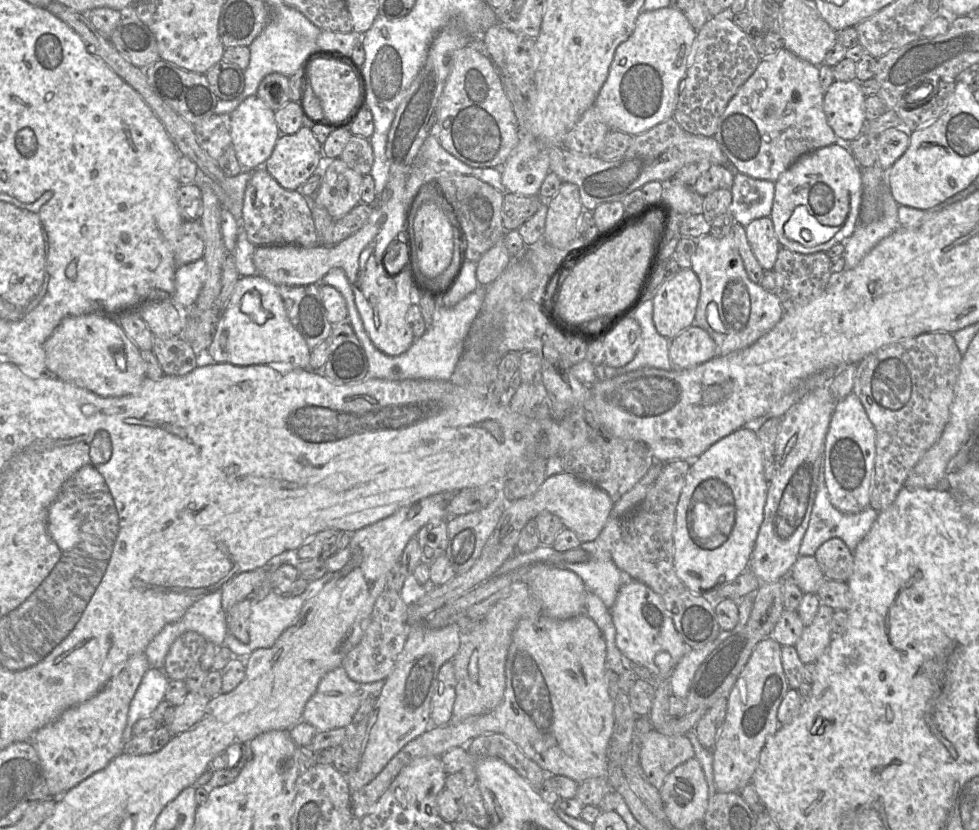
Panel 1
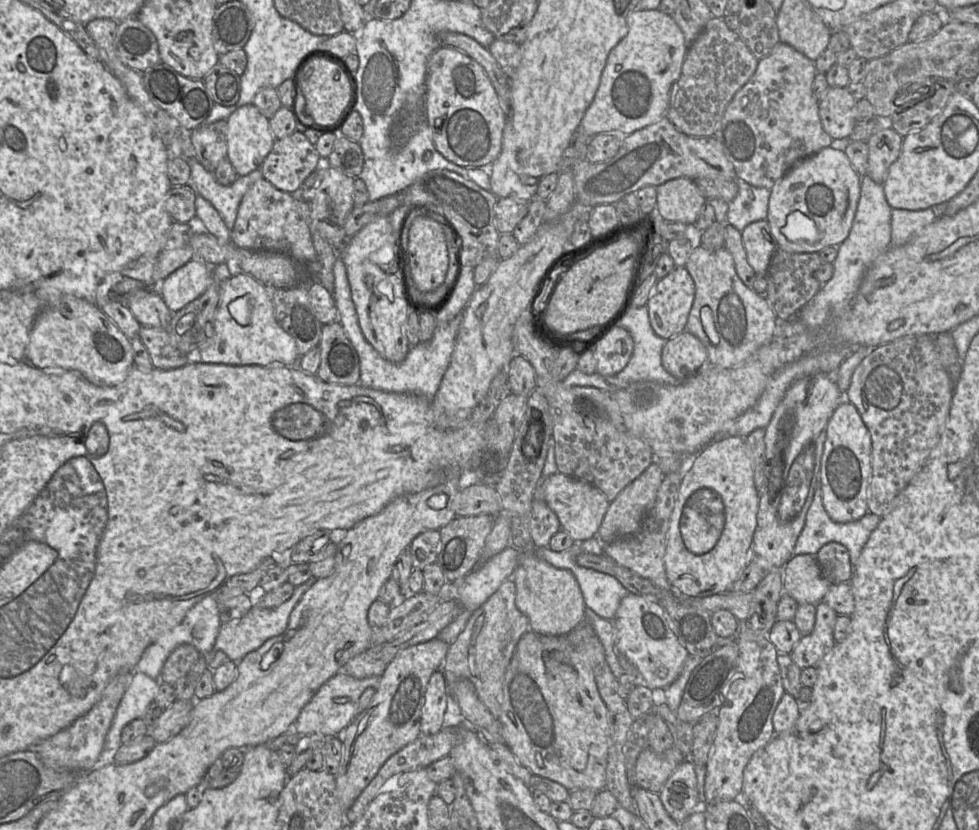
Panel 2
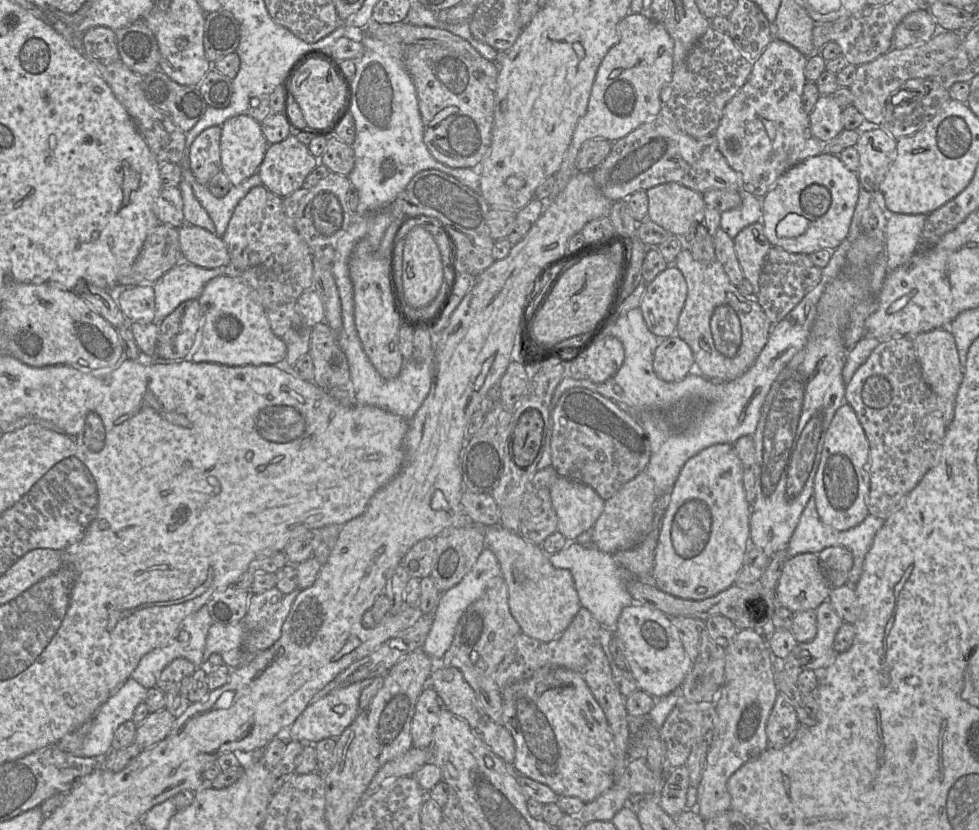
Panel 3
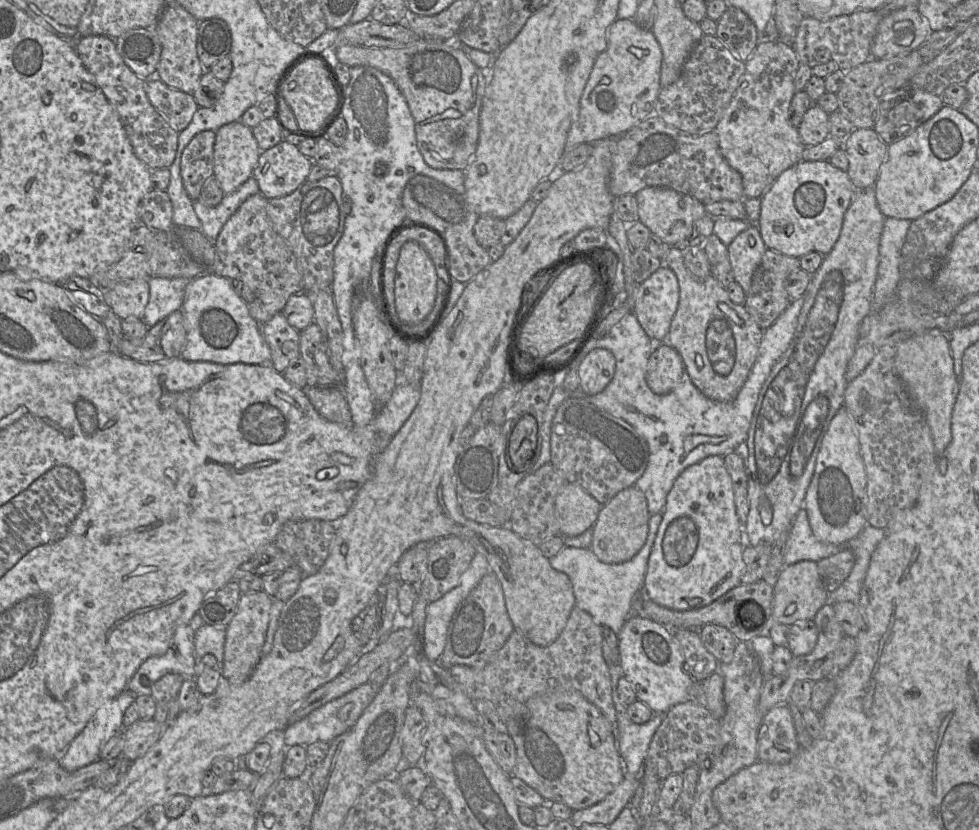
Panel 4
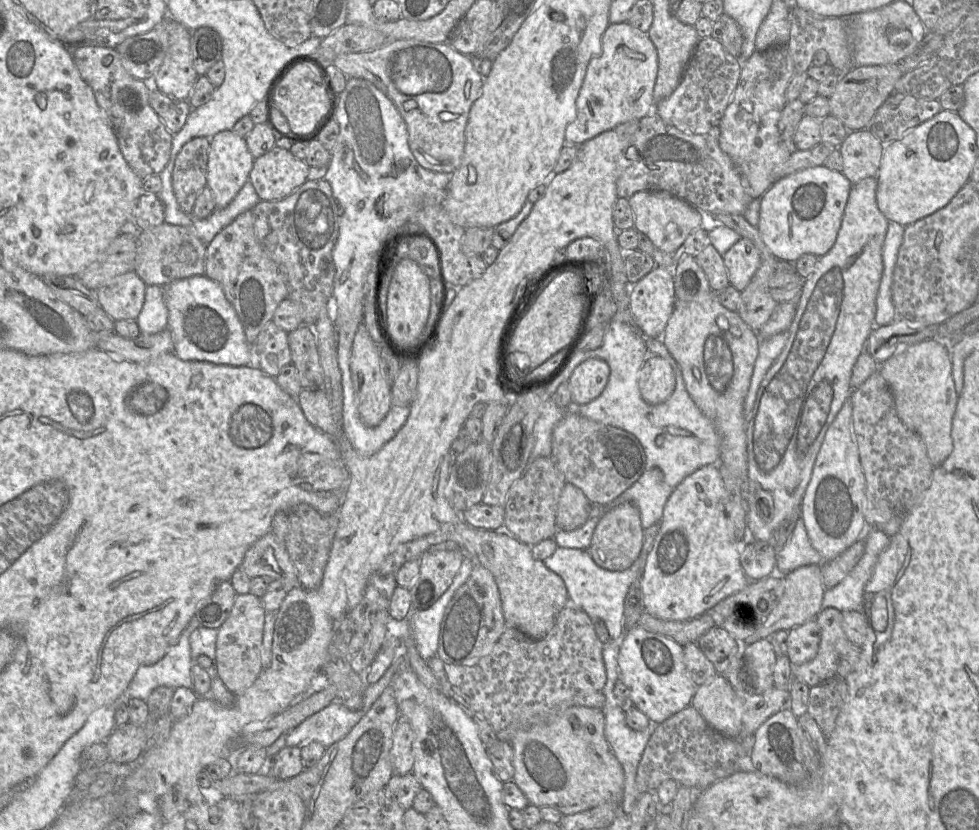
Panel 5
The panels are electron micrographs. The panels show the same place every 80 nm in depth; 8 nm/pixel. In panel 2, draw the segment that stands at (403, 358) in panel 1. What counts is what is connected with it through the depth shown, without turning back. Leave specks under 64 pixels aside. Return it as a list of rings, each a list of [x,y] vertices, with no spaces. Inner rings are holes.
[[[338,256],[333,265],[333,275],[333,296],[338,309],[338,320],[354,346],[360,361],[360,379],[358,383],[367,388],[385,392],[412,394],[421,396],[426,400],[431,400],[437,392],[442,377],[450,363],[461,322],[461,314],[458,314],[453,320],[447,323],[437,325],[432,338],[426,342],[419,342],[411,348],[402,362],[392,363],[379,355],[367,342],[361,331],[351,297],[351,288],[346,267],[340,256]]]

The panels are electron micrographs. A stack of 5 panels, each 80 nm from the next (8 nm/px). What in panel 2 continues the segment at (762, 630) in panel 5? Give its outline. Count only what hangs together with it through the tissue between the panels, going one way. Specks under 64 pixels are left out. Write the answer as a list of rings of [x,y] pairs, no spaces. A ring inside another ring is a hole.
[[[793,555],[783,567],[783,593],[791,596],[799,605],[817,605],[823,601],[829,585],[831,584],[824,577],[816,555]]]

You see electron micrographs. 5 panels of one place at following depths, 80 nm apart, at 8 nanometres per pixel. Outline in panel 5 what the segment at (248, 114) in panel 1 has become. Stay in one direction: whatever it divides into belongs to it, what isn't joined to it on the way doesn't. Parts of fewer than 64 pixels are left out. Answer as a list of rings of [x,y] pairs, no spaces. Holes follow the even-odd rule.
[[[224,130],[210,139],[208,152],[207,186],[212,190],[216,209],[225,208],[248,181],[255,159],[250,153],[246,139],[232,130]]]

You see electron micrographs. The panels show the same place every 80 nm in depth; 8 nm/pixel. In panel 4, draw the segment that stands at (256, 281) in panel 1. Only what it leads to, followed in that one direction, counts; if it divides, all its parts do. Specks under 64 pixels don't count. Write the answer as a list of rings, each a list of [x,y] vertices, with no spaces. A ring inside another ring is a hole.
[[[207,272],[189,282],[182,306],[187,343],[181,357],[187,361],[220,364],[269,364],[271,351],[261,332],[261,325],[249,313],[230,280]]]

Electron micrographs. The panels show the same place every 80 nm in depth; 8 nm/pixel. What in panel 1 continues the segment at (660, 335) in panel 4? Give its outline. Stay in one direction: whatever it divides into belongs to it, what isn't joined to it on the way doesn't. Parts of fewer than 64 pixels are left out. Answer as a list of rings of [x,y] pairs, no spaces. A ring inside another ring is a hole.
[[[681,269],[672,277],[667,277],[651,295],[653,301],[653,321],[658,333],[672,340],[693,325],[699,302],[701,284],[692,269]]]

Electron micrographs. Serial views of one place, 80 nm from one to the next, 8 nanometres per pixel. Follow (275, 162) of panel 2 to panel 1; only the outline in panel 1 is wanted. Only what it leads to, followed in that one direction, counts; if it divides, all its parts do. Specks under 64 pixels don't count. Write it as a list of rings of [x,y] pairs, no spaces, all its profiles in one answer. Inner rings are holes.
[[[312,124],[303,125],[295,134],[282,134],[278,138],[271,156],[263,167],[285,189],[298,190],[325,162],[322,144],[316,139]]]

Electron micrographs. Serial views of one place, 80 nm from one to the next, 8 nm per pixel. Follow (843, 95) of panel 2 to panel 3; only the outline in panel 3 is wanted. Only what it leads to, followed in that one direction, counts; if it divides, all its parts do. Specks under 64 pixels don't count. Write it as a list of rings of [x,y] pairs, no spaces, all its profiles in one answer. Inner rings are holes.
[[[831,95],[820,96],[809,114],[811,134],[824,142],[835,138],[843,131],[842,107]]]

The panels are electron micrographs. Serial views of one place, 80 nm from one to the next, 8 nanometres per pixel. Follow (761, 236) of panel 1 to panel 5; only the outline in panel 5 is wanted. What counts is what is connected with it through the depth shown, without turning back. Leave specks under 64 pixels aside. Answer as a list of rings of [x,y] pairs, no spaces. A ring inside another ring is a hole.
[[[740,238],[724,255],[730,285],[743,291],[760,267],[762,257],[747,238]]]

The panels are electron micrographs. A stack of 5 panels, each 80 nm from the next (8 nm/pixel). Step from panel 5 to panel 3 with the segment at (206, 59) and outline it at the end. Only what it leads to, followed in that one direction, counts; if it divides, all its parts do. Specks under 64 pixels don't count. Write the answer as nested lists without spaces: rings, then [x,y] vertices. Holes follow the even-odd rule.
[[[227,10],[206,14],[204,25],[205,56],[212,64],[235,52],[241,37],[240,24]]]

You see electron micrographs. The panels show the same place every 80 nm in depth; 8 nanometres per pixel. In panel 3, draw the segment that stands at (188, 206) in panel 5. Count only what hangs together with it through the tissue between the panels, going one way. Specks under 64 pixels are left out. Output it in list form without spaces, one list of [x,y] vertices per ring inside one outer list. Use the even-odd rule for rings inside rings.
[[[211,126],[203,130],[190,146],[190,169],[202,185],[207,185],[221,170],[221,132],[221,126]]]

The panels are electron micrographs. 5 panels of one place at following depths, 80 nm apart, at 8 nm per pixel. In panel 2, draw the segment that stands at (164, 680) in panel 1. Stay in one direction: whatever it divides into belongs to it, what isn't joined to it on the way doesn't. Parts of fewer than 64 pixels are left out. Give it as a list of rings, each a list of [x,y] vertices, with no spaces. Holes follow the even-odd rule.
[[[134,672],[133,679],[116,710],[103,748],[103,761],[112,761],[122,745],[122,729],[131,721],[144,716],[148,706],[155,701],[160,681],[141,672]]]

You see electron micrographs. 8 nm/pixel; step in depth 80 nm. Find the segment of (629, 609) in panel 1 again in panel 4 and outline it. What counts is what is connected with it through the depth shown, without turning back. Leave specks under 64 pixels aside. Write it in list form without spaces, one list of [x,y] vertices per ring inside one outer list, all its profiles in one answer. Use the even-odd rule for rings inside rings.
[[[630,615],[618,634],[618,640],[622,673],[626,677],[626,679],[633,685],[637,700],[645,703],[652,710],[653,713],[667,713],[675,705],[689,701],[689,690],[694,680],[684,669],[684,656],[680,644],[675,638],[674,631],[671,630],[671,628],[654,622],[651,619],[641,617],[639,615]]]

